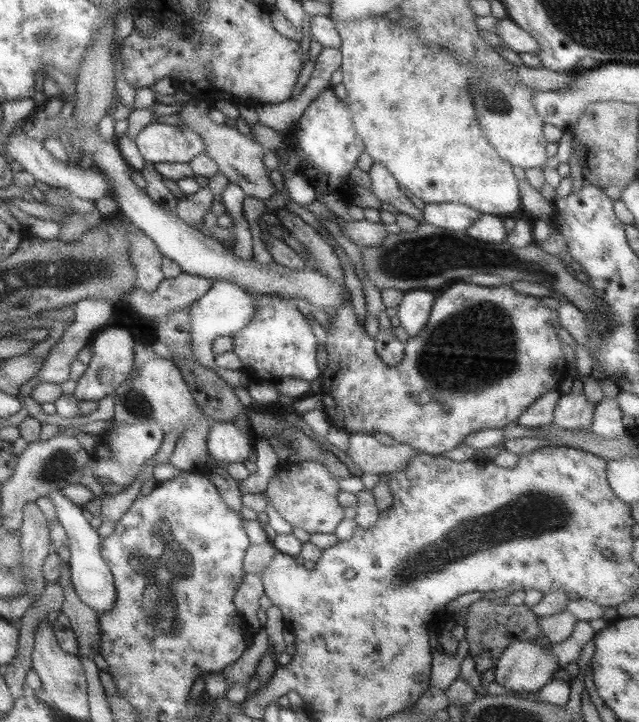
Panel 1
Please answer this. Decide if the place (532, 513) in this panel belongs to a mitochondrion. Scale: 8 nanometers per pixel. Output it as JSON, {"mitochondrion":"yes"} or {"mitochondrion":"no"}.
{"mitochondrion":"yes"}

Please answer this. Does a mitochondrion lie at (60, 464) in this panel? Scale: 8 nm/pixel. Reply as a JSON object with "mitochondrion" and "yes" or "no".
{"mitochondrion":"yes"}

